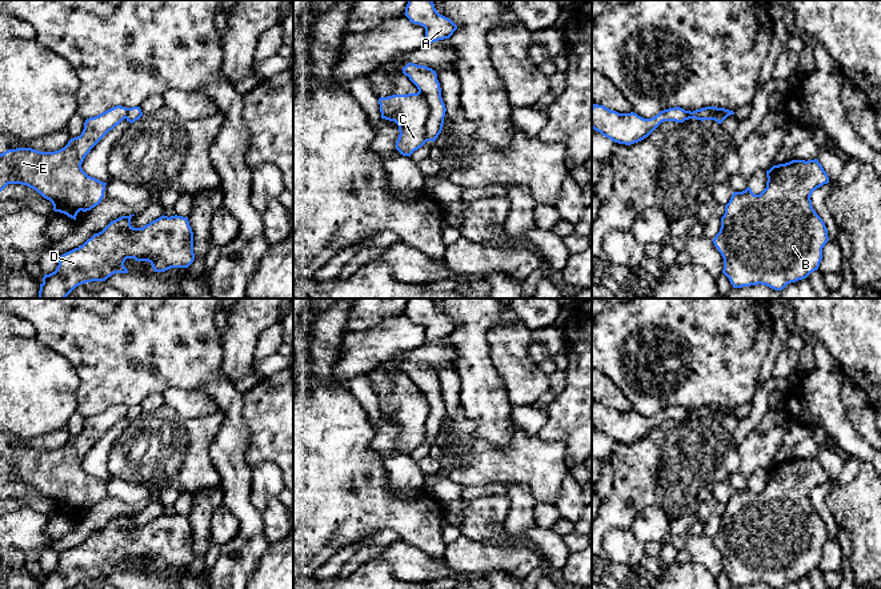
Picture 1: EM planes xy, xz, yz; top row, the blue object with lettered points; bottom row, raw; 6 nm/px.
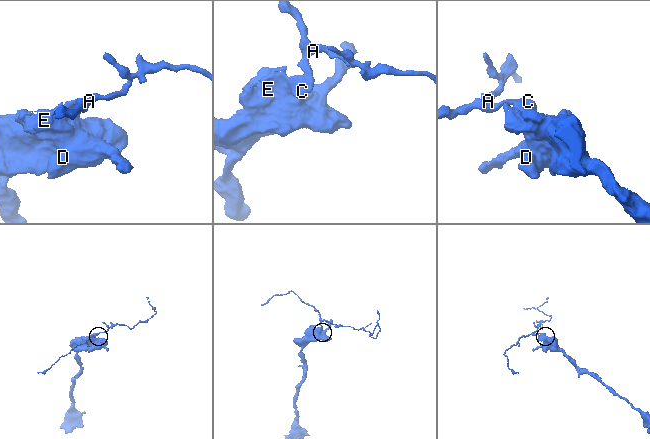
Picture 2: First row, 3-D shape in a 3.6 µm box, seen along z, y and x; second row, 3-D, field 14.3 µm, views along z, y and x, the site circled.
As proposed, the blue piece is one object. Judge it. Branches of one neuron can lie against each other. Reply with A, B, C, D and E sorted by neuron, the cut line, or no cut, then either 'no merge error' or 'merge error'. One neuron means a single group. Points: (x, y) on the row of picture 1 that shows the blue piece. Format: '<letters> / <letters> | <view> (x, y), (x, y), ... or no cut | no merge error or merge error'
A / B C D E | xz (417, 92), (428, 105), (427, 140) | merge error

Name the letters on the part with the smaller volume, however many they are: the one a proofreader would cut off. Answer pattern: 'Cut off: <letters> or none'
Cut off: A

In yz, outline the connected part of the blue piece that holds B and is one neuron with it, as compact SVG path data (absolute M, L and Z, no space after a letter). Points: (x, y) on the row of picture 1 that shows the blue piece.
M817 159L792 160L766 171L766 188L754 195L748 187L733 192L721 217L721 228L712 240L724 259L722 273L733 288L766 285L782 291L788 284L806 279L817 271L822 248L829 241L822 219L812 207L812 193L829 183Z

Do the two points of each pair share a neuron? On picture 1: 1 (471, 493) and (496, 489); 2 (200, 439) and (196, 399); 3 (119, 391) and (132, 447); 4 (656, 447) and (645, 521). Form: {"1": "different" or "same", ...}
{"1": "same", "2": "different", "3": "different", "4": "different"}

